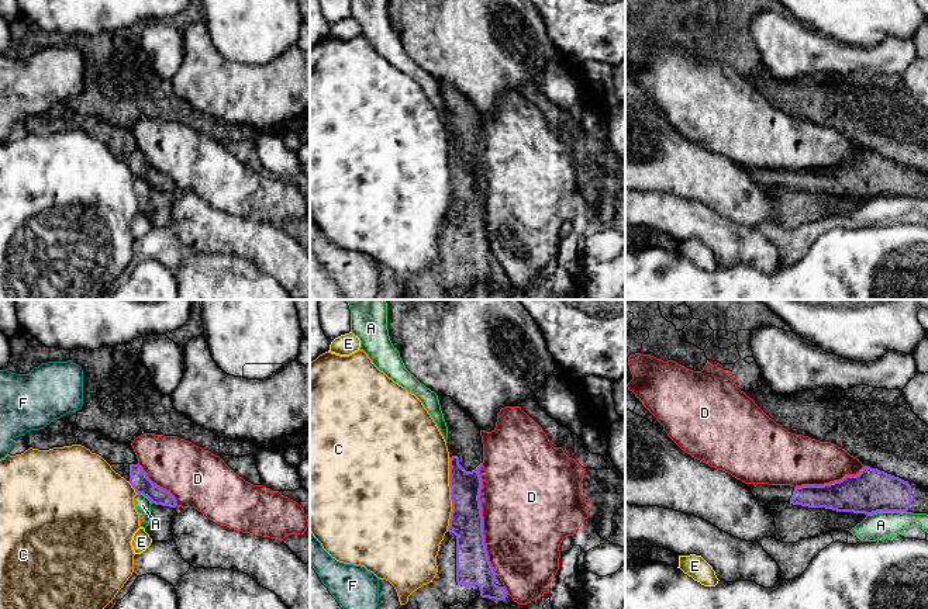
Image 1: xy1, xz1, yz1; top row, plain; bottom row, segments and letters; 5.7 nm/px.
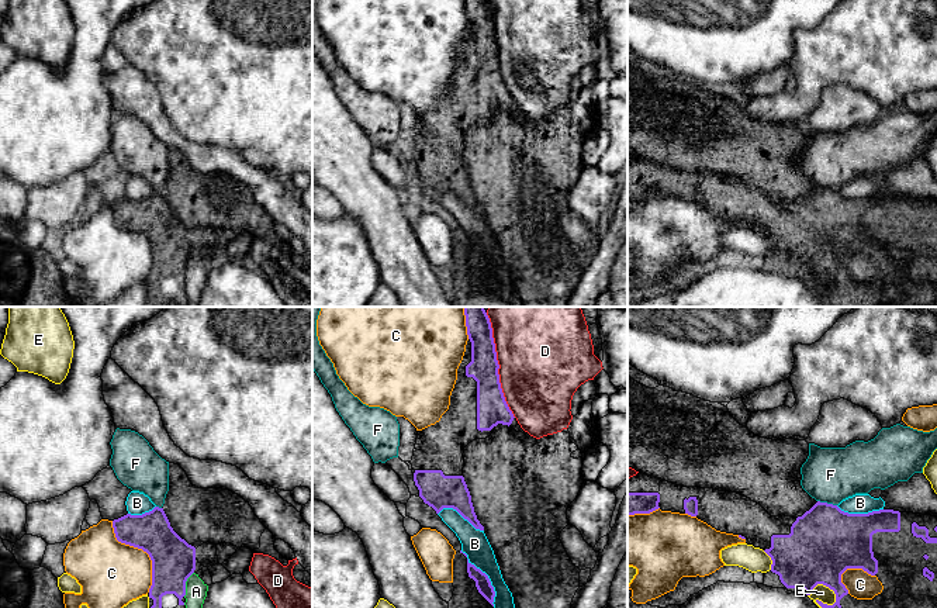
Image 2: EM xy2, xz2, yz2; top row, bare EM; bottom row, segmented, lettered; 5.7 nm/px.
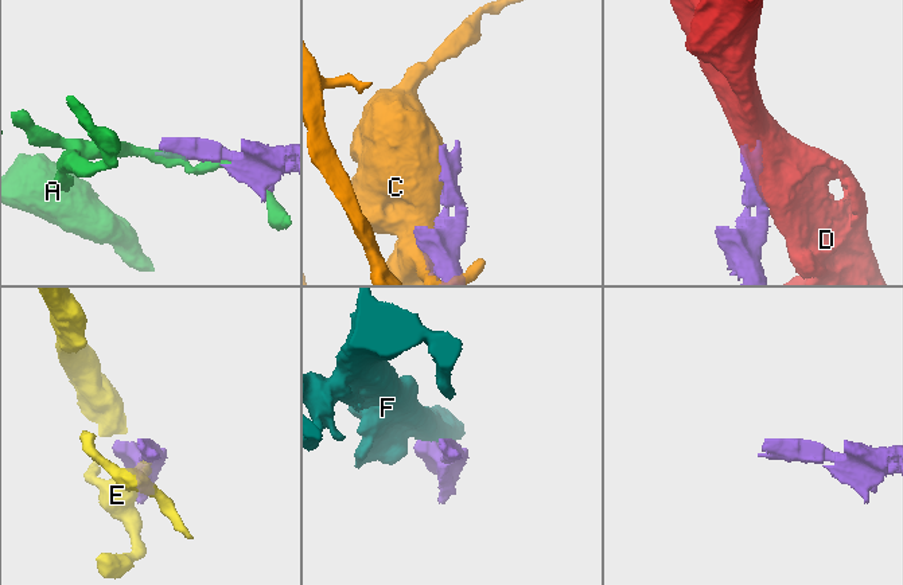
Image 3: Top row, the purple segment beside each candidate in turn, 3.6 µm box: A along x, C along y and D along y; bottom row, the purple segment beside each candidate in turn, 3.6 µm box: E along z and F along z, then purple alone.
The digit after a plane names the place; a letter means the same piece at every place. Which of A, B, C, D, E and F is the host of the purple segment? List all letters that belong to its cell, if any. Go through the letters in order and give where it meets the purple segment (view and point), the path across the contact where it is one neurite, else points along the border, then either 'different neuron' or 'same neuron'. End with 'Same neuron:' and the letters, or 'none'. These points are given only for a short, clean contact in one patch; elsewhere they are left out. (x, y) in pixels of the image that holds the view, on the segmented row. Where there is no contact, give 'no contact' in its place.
A: contact yz1 (886, 511); different neuron
B: contact xz2 (487, 576); different neuron
C: contact xy2 (142, 549); different neuron
D: contact xz1 (482, 519); different neuron
E: contact yz2 (825, 584); different neuron
F: contact yz2 (826, 503); border yz2 (818, 500), (836, 505); different neuron
Same neuron: none

